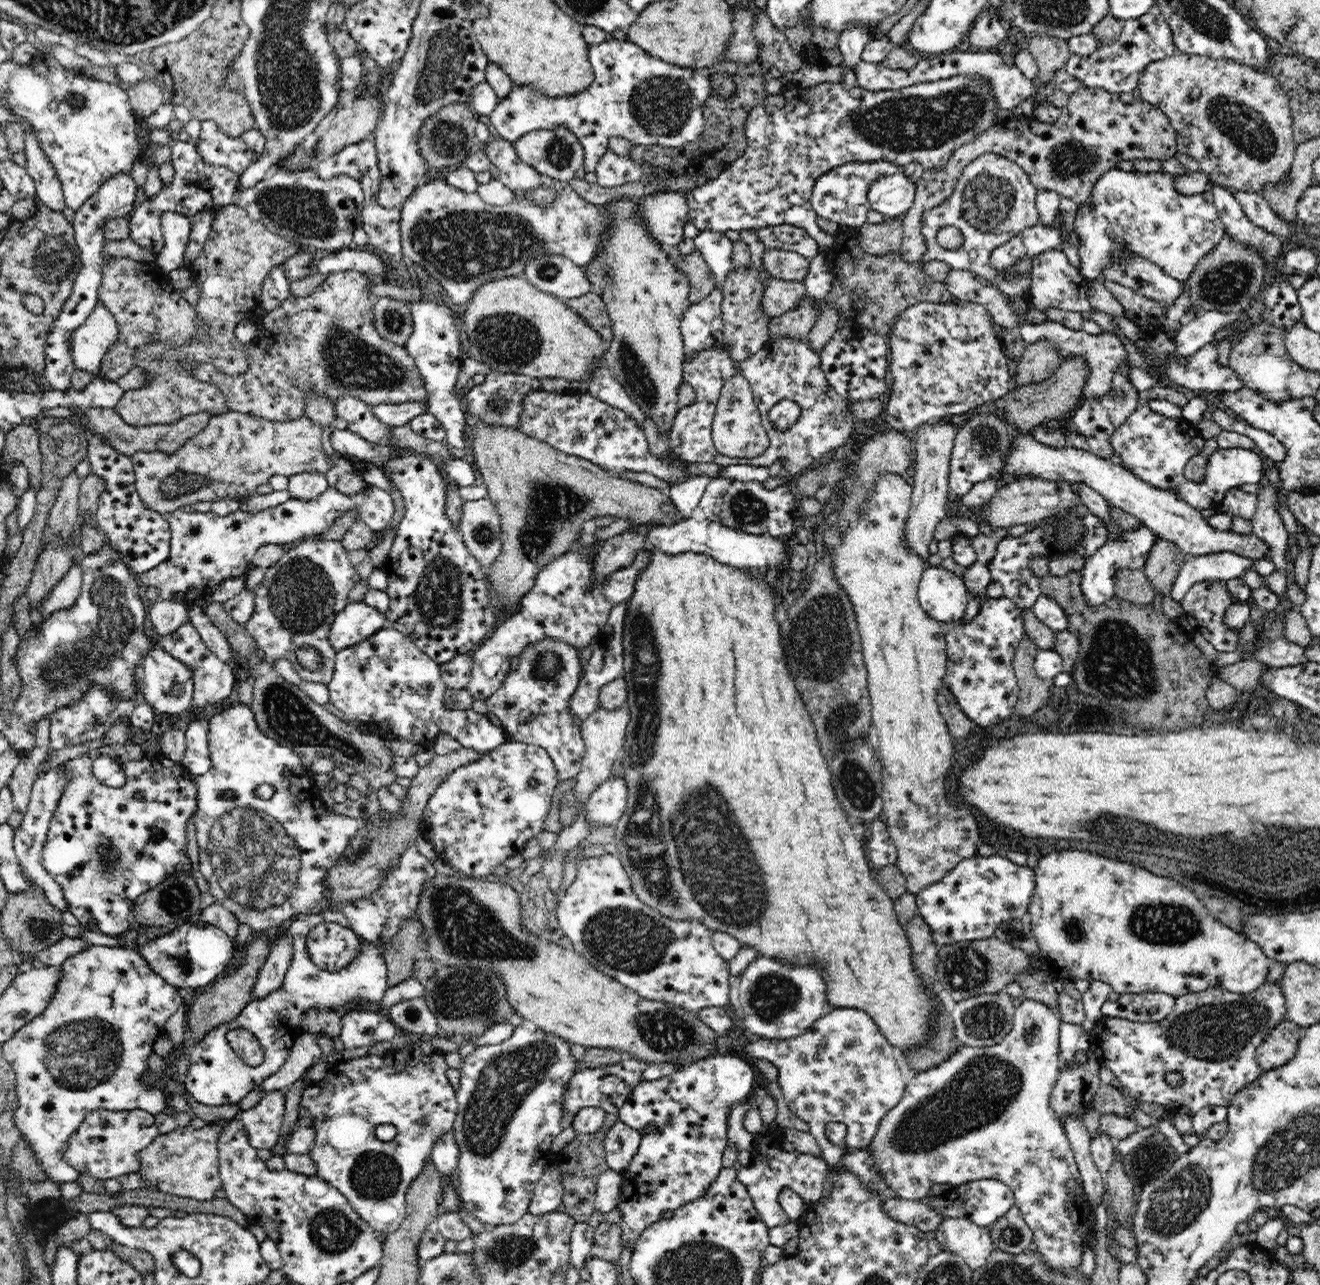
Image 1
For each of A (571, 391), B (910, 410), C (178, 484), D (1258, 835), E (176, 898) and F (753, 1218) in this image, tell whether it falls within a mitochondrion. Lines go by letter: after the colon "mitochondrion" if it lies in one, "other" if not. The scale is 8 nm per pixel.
A: other
B: other
C: mitochondrion
D: mitochondrion
E: mitochondrion
F: other

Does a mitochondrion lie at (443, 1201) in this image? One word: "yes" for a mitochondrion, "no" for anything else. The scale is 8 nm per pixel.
no

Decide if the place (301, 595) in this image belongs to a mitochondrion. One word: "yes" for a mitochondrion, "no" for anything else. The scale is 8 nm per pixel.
yes

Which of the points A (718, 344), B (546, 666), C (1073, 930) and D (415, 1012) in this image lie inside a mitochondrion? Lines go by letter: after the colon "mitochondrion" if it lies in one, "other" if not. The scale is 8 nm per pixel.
A: other
B: mitochondrion
C: mitochondrion
D: mitochondrion

